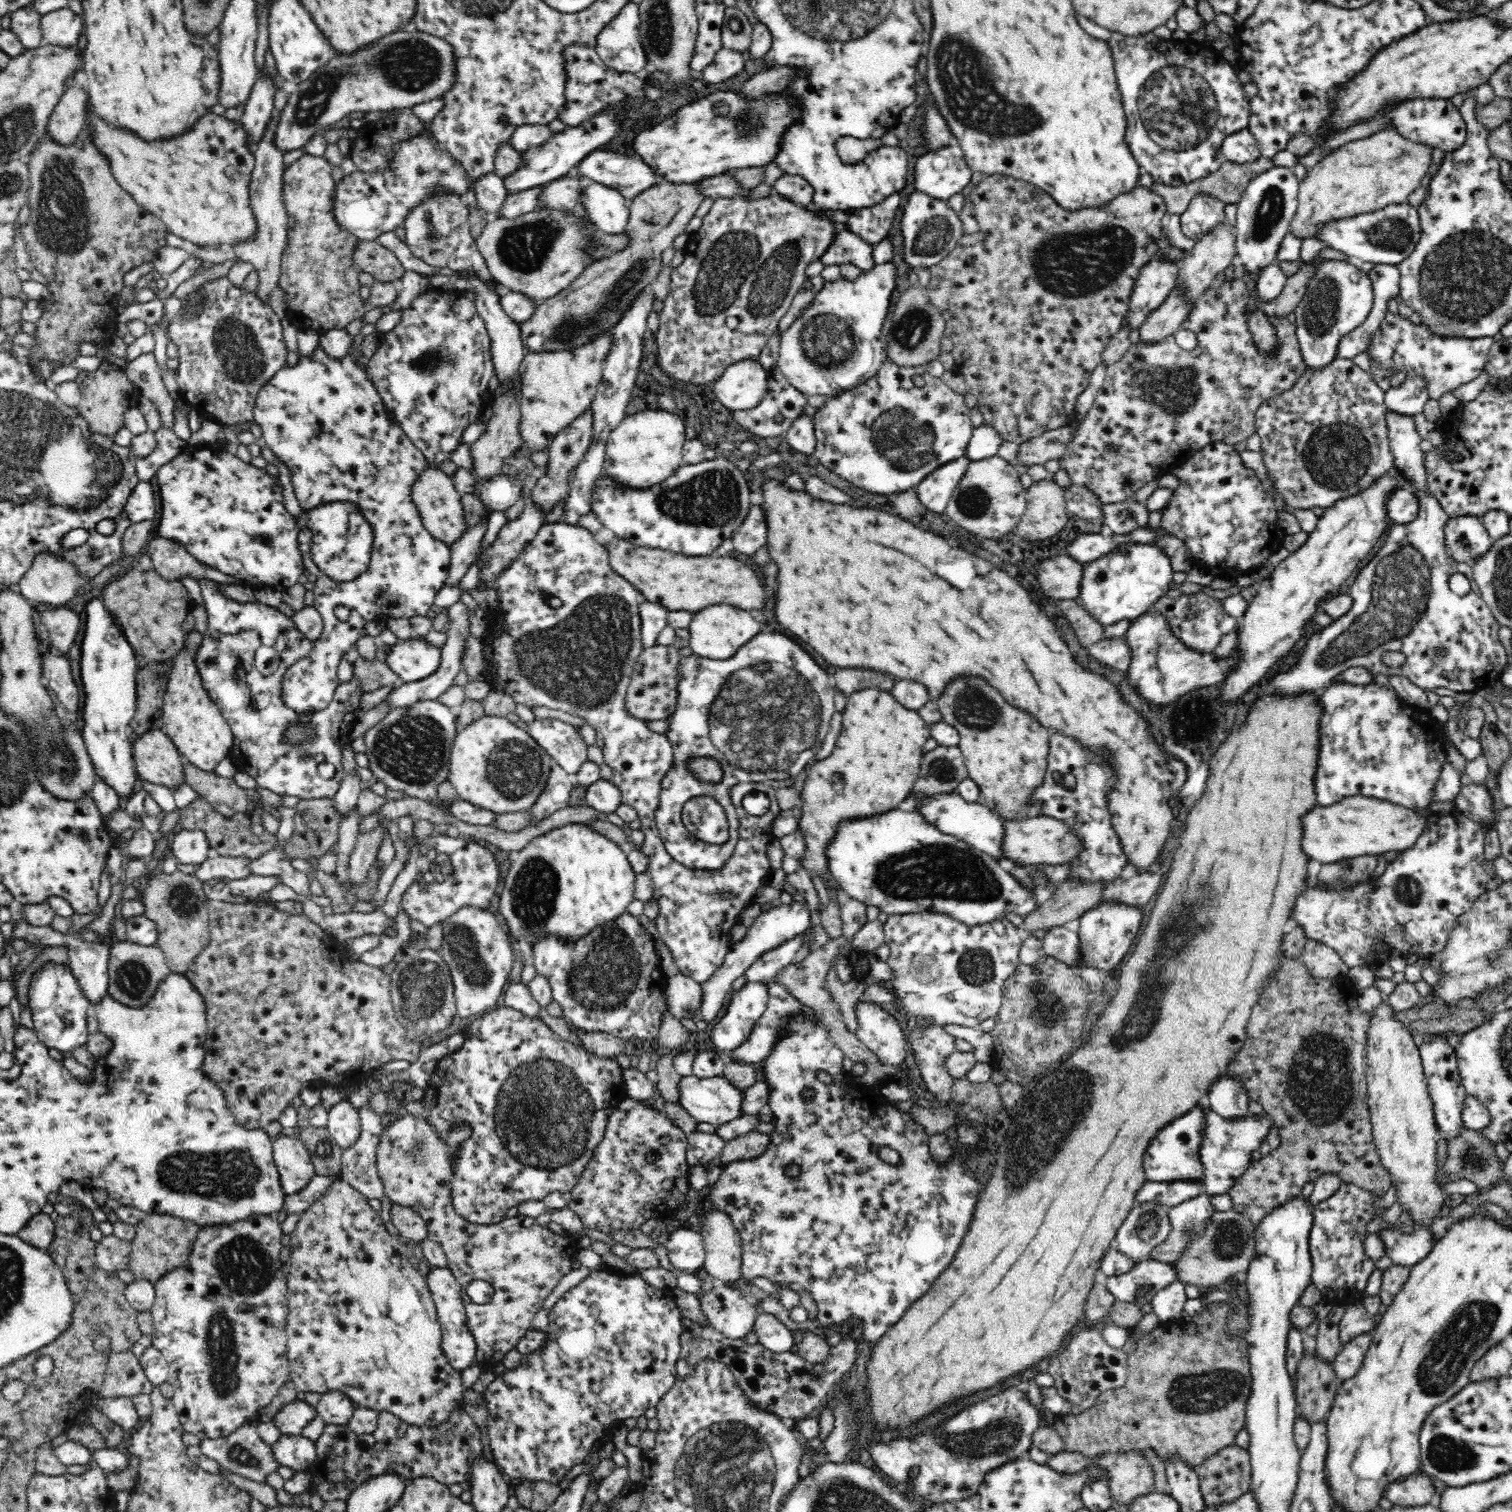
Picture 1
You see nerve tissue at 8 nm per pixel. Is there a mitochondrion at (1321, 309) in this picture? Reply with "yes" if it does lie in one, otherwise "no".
yes

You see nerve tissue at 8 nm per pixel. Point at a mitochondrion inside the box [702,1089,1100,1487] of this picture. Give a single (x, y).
(1001, 1435)

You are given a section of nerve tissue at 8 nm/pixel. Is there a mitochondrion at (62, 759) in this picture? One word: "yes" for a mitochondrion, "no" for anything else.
yes

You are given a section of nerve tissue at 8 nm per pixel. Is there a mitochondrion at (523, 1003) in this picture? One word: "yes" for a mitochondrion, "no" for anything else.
no

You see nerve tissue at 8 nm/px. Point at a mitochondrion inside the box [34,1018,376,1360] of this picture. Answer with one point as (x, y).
(232, 1174)

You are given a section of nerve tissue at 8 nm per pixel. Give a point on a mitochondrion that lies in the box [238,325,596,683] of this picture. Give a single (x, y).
(431, 362)

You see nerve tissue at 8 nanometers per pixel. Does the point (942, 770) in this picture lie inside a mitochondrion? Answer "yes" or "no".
yes

